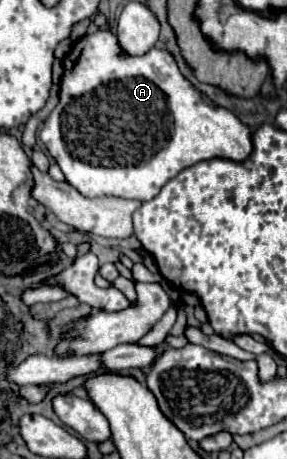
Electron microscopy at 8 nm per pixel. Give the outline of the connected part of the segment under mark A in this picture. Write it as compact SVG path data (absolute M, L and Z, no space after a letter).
M96 30L80 38L68 52L60 82L60 102L46 118L40 140L64 172L66 180L86 198L120 196L152 200L160 188L184 168L202 160L224 158L244 162L252 154L252 130L230 110L216 106L202 96L178 70L174 58L158 48L144 56L126 56L110 30Z

